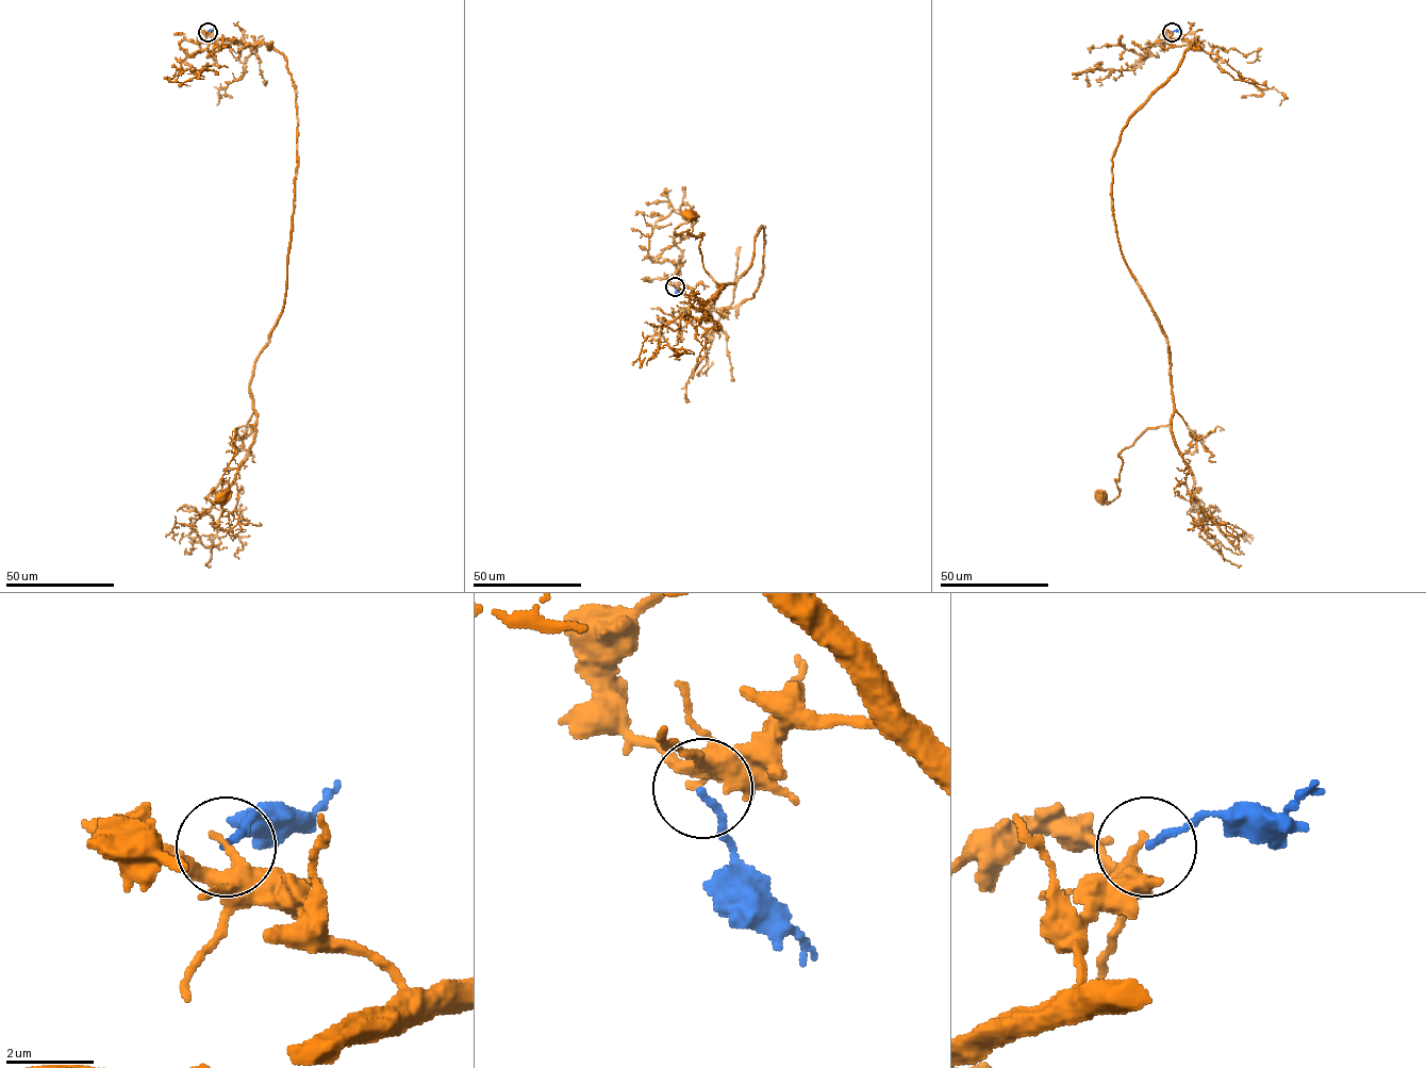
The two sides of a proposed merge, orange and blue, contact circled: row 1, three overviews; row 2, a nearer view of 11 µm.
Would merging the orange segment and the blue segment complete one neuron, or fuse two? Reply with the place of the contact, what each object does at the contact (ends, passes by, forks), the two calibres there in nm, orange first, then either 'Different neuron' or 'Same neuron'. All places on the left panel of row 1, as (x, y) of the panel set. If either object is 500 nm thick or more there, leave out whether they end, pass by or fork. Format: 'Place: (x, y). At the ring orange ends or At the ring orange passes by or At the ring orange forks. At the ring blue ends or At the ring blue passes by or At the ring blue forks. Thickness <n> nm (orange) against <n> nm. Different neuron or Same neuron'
Place: (208, 32). At the ring orange passes by. At the ring blue ends. Thickness 280 nm (orange) against 140 nm. Different neuron

